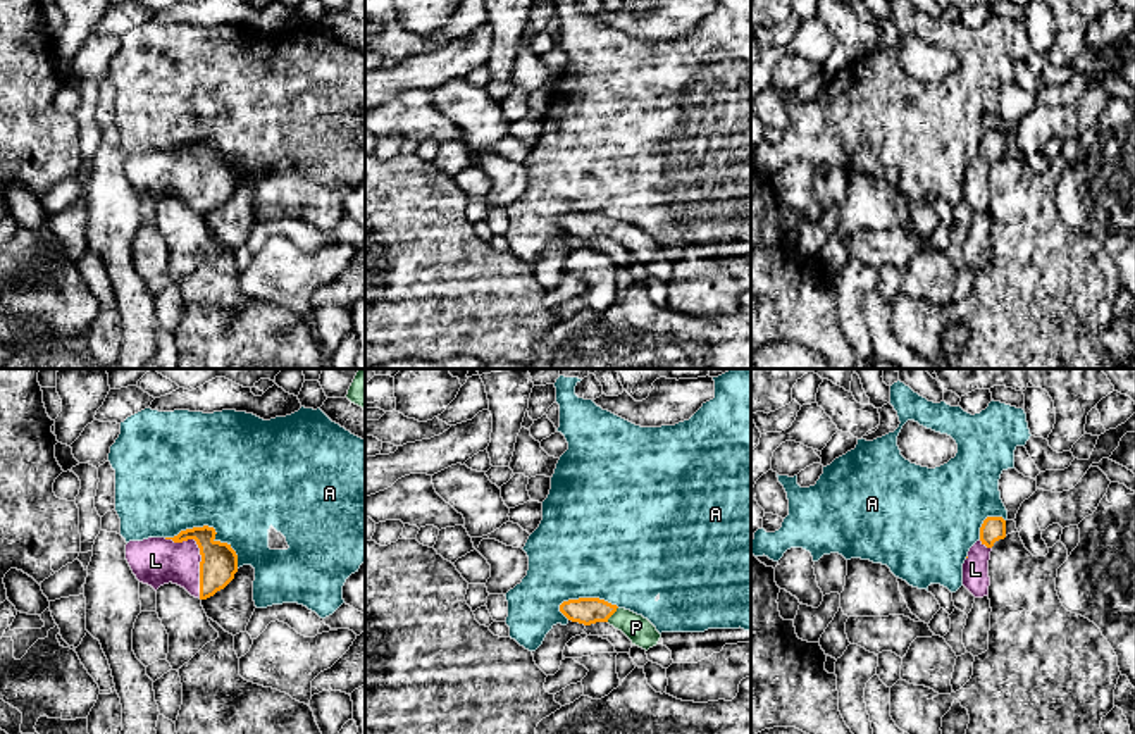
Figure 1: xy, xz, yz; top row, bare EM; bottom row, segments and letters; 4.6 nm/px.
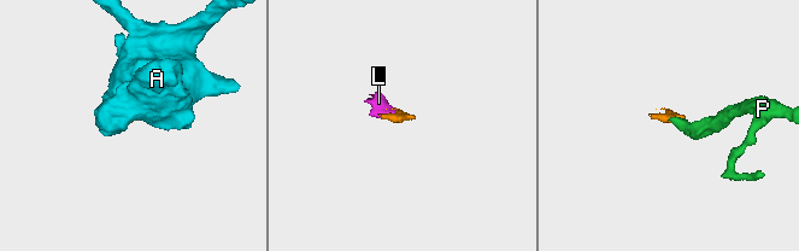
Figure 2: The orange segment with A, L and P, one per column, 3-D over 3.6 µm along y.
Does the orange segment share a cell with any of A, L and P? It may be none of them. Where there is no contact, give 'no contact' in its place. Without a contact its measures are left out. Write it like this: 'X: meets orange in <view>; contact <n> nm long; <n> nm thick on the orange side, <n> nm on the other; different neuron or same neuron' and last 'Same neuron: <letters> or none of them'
A: meets orange in xy; contact 380 nm long; 180 nm thick on the orange side, 500 nm on the other; different neuron
L: meets orange in xy; contact 320 nm long; 180 nm thick on the orange side, 220 nm on the other; same neuron
P: meets orange in xz; contact 90 nm long; 130 nm thick on the orange side, 120 nm on the other; same neuron
Same neuron: L, P

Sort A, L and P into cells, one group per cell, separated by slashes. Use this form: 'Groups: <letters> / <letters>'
Groups: A / L P

